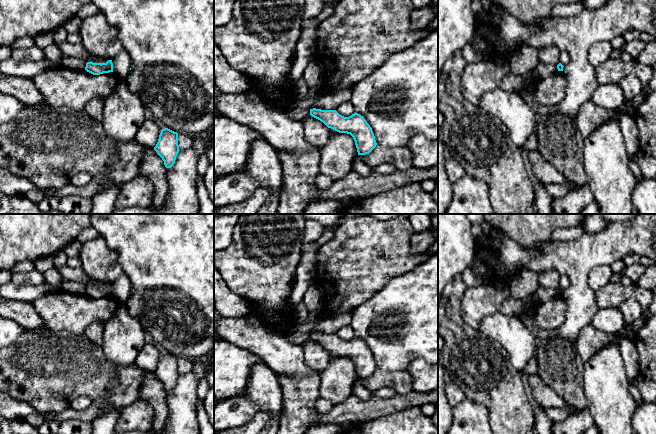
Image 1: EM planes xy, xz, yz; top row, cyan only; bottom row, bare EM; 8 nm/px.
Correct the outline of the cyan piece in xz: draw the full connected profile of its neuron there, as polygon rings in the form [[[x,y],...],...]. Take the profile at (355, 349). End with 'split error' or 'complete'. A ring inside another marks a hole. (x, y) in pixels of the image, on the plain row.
[[[310,333],[310,339],[321,346],[328,352],[339,357],[350,358],[357,372],[358,379],[369,378],[377,369],[372,352],[358,337],[349,341],[340,339],[336,334]]] | complete

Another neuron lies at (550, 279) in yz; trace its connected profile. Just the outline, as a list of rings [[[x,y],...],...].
[[[549,270],[538,276],[538,286],[557,290],[560,283],[560,274],[556,270]]]

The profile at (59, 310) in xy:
[[[55,290],[38,298],[32,303],[43,321],[43,327],[60,332],[84,334],[88,325],[95,321],[107,322],[118,309],[119,302],[114,296],[93,299],[86,294],[74,294],[63,290]]]

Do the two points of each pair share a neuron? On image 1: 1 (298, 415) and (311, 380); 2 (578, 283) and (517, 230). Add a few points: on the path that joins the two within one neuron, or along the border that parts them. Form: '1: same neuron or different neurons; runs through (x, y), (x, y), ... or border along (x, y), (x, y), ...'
1: same neuron; runs through (298, 406), (298, 397), (306, 389)
2: different neurons; border along (550, 239), (527, 248)

